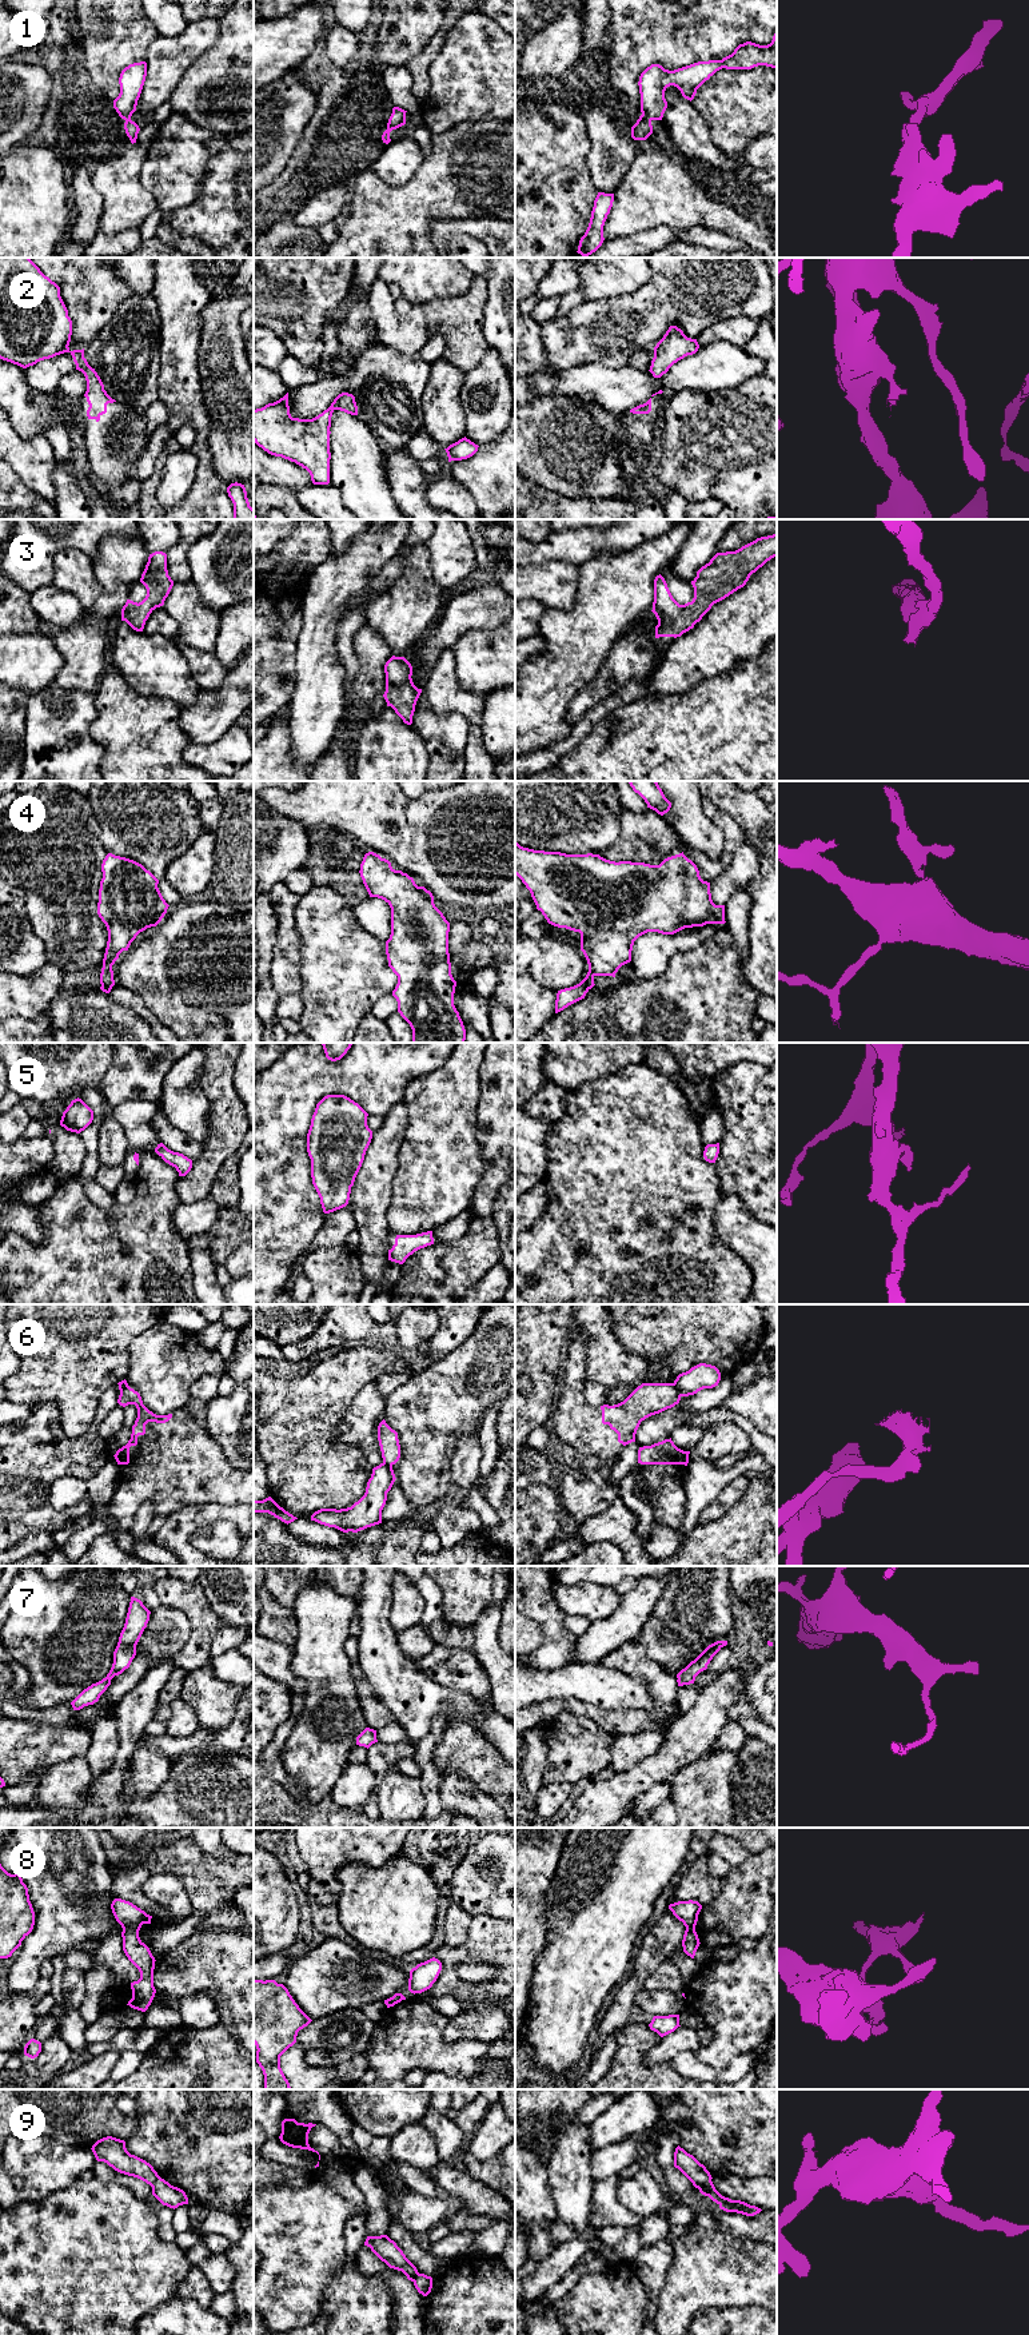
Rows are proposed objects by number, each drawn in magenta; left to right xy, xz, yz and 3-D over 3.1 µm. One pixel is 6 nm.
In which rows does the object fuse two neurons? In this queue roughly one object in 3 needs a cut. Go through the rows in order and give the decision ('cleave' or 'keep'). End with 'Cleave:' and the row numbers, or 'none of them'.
1: keep
2: keep
3: keep
4: keep
5: keep
6: cleave
7: keep
8: cleave
9: cleave
Cleave: 6, 8, 9

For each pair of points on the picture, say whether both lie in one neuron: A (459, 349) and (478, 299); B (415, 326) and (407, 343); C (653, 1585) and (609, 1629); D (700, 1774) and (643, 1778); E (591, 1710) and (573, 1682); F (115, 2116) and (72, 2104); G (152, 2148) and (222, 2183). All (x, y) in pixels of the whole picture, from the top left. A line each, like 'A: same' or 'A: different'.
A: same
B: same
C: same
D: different
E: different
F: same
G: same

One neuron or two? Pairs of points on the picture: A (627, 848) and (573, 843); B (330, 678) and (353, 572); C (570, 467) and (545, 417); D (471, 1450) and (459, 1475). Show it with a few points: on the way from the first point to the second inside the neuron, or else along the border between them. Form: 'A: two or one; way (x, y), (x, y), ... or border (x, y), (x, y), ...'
A: two; border (618, 816), (619, 836), (607, 848), (597, 853)
B: one; way (316, 652), (315, 616), (323, 608), (327, 598)
C: one; way (570, 455), (570, 451), (549, 429)
D: one; way (467, 1457), (466, 1469)

